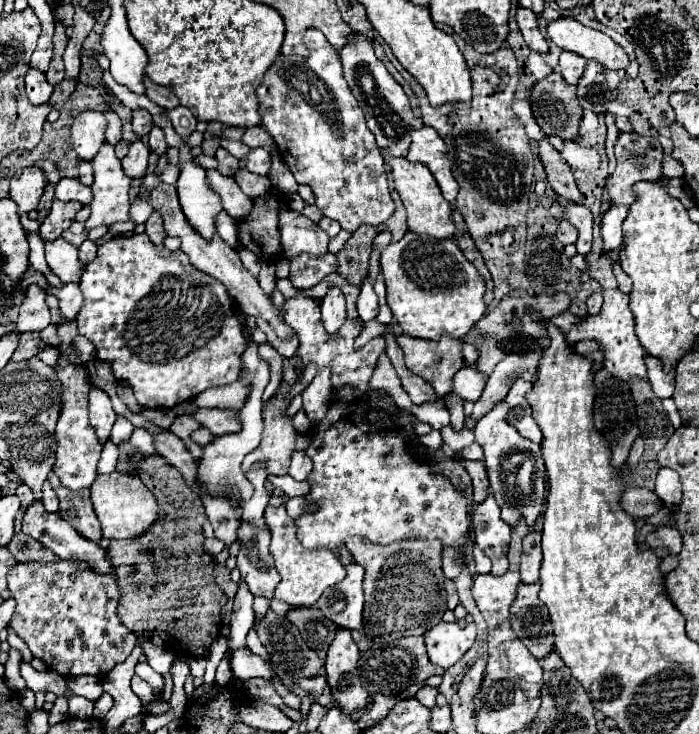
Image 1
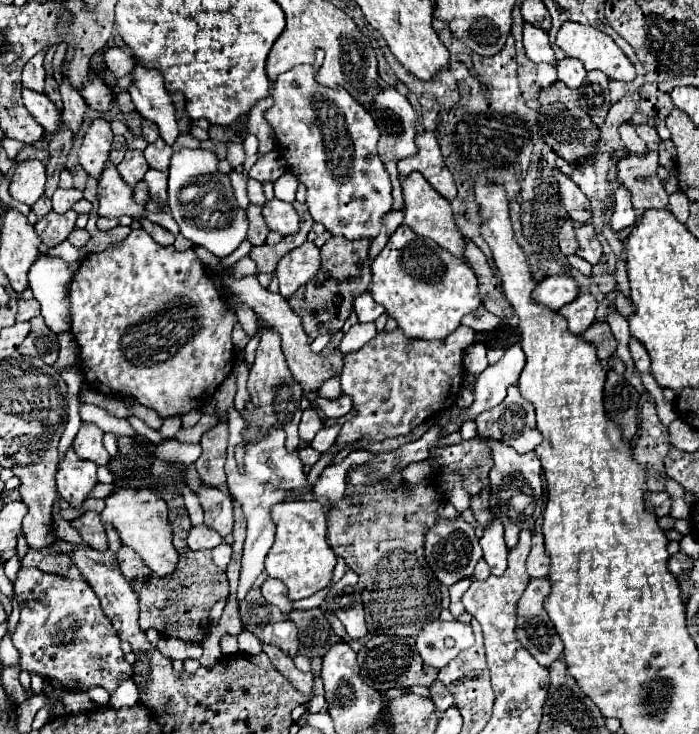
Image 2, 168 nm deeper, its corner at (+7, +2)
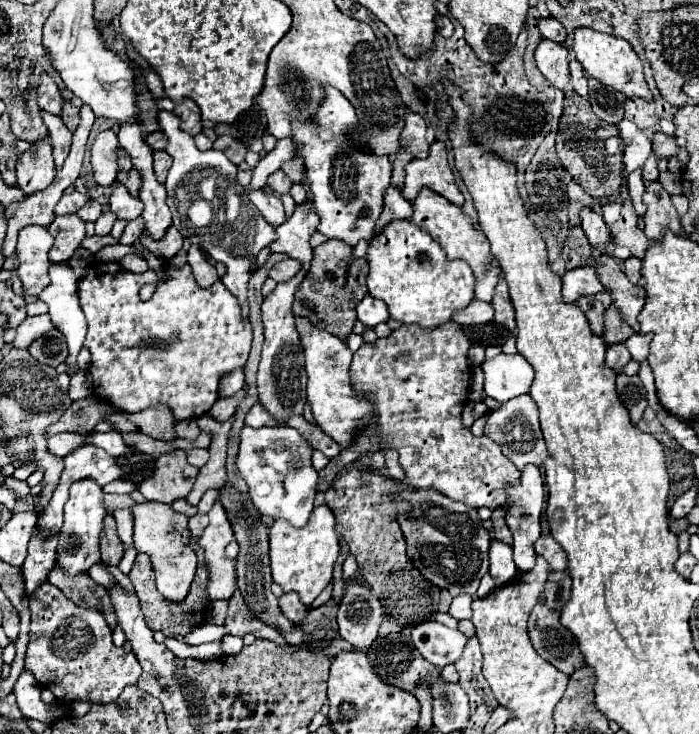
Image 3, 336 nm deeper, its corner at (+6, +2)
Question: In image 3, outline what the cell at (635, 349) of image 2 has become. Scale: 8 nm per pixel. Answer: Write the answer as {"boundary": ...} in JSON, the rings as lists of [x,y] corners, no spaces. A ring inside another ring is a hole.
{"boundary":[[[634,333],[630,339],[626,339],[626,349],[630,351],[632,359],[642,363],[646,357],[648,357],[648,343],[650,343],[650,335],[640,335],[640,333]]]}

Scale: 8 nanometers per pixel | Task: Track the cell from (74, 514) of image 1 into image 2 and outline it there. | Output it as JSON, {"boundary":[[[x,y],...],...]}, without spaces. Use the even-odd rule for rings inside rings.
{"boundary":[[[85,511],[79,519],[71,521],[73,527],[79,529],[83,535],[83,541],[97,549],[97,551],[107,551],[107,535],[105,535],[105,525],[99,519],[97,511]]]}

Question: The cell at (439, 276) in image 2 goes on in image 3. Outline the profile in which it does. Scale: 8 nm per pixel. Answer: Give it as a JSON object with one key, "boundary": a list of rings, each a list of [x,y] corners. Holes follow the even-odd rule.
{"boundary":[[[408,219],[392,221],[378,233],[370,241],[366,261],[370,265],[370,295],[382,299],[388,305],[390,317],[404,325],[418,325],[422,329],[440,327],[452,321],[452,315],[466,309],[474,299],[476,279],[472,269],[460,259],[448,261],[442,247]]]}

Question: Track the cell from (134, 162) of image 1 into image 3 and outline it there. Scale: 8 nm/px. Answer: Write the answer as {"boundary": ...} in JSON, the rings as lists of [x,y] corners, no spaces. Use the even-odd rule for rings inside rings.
{"boundary":[[[130,169],[130,171],[126,171],[126,173],[124,173],[124,171],[120,171],[120,173],[118,173],[118,181],[126,185],[126,189],[130,191],[130,195],[138,197],[138,191],[140,191],[140,181],[142,181],[142,177],[140,177],[138,169]]]}

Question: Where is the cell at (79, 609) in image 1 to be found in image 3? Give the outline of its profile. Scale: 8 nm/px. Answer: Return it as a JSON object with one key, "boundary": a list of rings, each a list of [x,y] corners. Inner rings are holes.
{"boundary":[[[42,583],[34,595],[28,595],[30,609],[30,643],[26,651],[26,671],[50,689],[58,701],[70,703],[86,699],[90,703],[112,703],[130,683],[140,677],[136,657],[124,647],[112,643],[112,631],[100,611],[70,603],[58,587]]]}

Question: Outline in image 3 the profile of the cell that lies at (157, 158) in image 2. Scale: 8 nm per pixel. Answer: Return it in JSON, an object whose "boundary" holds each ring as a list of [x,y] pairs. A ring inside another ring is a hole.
{"boundary":[[[154,151],[154,171],[156,171],[156,177],[160,183],[166,181],[170,165],[172,165],[172,159],[166,151]]]}

